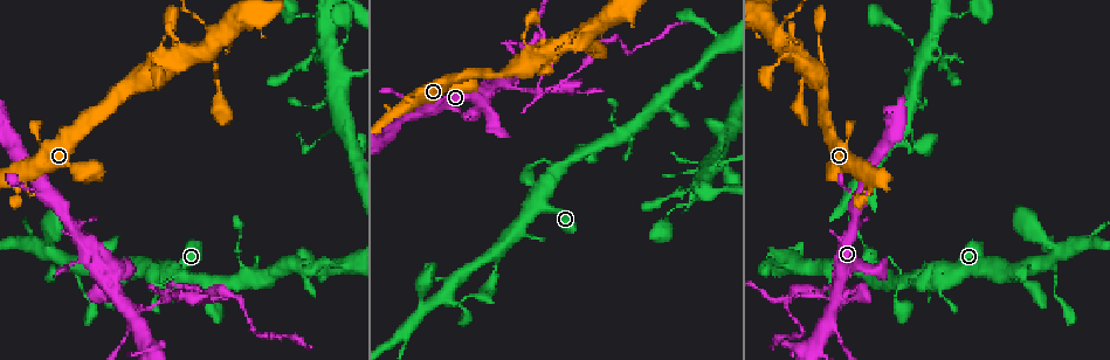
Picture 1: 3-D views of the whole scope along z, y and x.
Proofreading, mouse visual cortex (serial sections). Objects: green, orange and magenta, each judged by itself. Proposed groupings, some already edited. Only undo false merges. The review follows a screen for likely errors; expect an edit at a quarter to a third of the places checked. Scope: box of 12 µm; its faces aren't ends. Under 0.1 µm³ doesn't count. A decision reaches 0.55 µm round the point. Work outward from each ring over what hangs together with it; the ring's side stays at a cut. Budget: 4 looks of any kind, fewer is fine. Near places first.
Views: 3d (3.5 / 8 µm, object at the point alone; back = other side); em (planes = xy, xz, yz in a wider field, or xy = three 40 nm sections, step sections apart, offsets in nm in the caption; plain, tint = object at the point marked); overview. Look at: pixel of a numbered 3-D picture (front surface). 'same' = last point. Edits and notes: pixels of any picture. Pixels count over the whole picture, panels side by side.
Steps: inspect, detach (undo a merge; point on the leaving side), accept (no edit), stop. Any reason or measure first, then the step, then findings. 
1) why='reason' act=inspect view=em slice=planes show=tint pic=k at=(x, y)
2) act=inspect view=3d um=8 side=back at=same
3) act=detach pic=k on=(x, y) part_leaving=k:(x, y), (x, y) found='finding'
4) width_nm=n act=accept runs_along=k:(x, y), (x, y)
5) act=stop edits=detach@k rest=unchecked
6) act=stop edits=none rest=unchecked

why='thick turns thin' act=inspect view=3d um=3.5 pic=1 at=(843, 299)

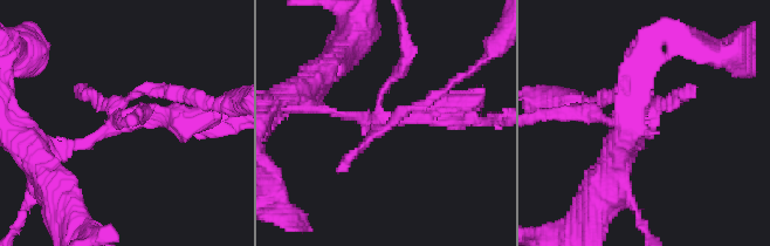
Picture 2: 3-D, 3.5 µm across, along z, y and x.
act=inspect view=em slice=xy step=5 show=tint pic=2 at=(114, 121)

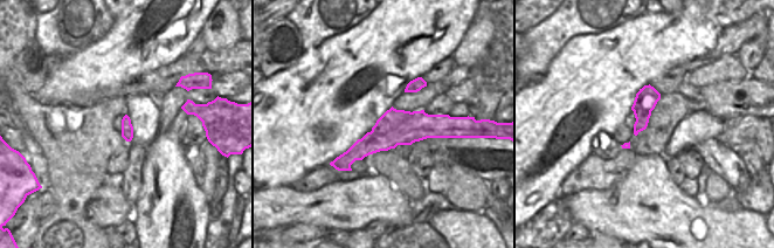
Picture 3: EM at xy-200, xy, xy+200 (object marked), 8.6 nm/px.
act=detach pic=2 on=(595, 102) part_leaving=2:(115, 121), (141, 88), (198, 100) found='a second cell is stuck on'

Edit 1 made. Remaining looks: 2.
why='looks like a crossing' act=inspect view=3d um=3.5 pic=1 at=(212, 56)

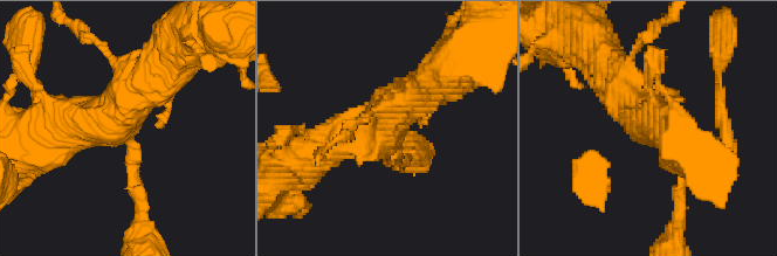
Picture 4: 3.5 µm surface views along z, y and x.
act=accept runs_along=4:(45, 140), (109, 118), (159, 68) found='continuous, no second cell'

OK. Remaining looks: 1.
act=stop edits=detach@2 rest=unchecked

